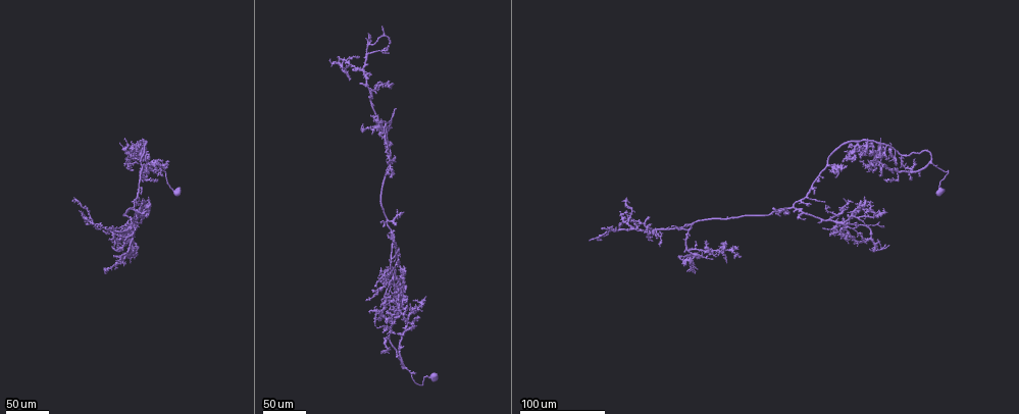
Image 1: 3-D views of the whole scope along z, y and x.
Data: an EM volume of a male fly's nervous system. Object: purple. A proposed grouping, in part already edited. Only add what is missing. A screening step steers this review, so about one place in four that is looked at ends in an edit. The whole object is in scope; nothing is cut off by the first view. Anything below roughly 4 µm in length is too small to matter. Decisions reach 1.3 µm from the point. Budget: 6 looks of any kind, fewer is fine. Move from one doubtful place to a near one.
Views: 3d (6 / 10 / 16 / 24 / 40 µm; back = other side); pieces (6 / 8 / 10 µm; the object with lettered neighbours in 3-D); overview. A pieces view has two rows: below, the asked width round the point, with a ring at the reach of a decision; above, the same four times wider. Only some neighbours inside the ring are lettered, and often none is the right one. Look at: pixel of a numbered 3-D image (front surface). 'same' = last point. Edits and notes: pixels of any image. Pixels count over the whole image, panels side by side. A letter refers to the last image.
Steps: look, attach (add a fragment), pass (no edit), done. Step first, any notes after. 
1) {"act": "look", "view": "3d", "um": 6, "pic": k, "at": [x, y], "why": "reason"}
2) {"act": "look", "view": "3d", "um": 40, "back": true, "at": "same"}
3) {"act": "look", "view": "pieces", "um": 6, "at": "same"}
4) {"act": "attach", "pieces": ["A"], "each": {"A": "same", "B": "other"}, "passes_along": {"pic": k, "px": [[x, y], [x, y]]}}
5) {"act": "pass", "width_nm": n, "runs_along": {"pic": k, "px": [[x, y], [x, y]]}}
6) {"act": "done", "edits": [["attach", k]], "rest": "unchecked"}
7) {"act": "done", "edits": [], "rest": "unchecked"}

{"act": "look", "view": "3d", "um": 24, "pic": 1, "at": [395, 246], "why": "branch stops here"}

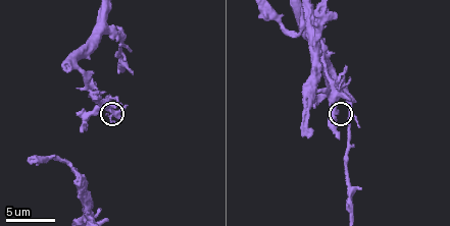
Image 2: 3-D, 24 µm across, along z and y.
{"act": "look", "view": "pieces", "um": 6, "pic": 2, "at": [338, 138]}

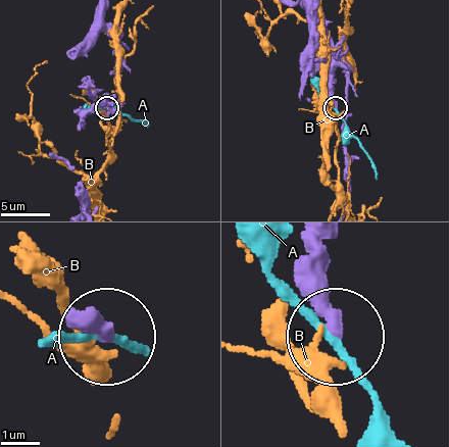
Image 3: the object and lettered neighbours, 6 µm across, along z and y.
{"act": "pass", "each": {"A": "other", "B": "other"}, "runs_along": {"pic": 3, "px": [[318, 244], [318, 302], [335, 329]]}, "found": "no lettered fragment goes on from it"}

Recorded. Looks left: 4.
{"act": "look", "view": "3d", "um": 40, "pic": 1, "at": [849, 200], "why": "free end"}

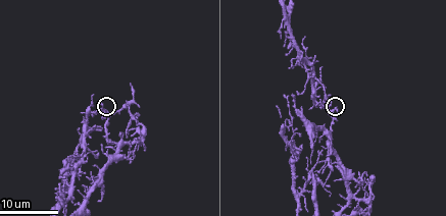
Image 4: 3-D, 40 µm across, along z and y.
{"act": "look", "view": "pieces", "um": 8, "pic": 4, "at": [102, 103]}

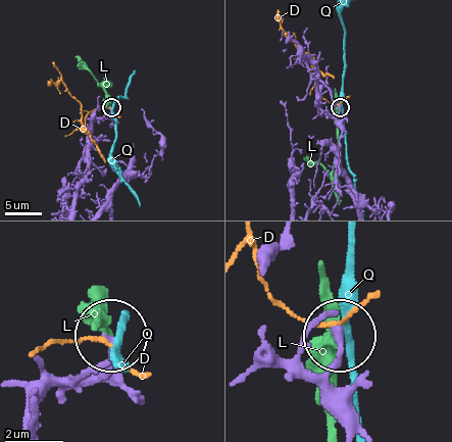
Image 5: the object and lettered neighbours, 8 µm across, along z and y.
{"act": "pass", "each": {"D": "other", "L": "other", "Q": "other"}, "found": "none of them fits"}

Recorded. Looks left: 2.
{"act": "look", "view": "3d", "um": 24, "pic": 4, "at": [131, 85], "why": "an open end"}

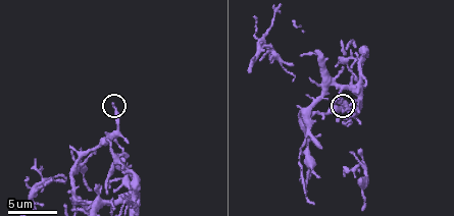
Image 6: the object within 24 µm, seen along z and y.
{"act": "look", "view": "pieces", "um": 10, "pic": 6, "at": [112, 105]}

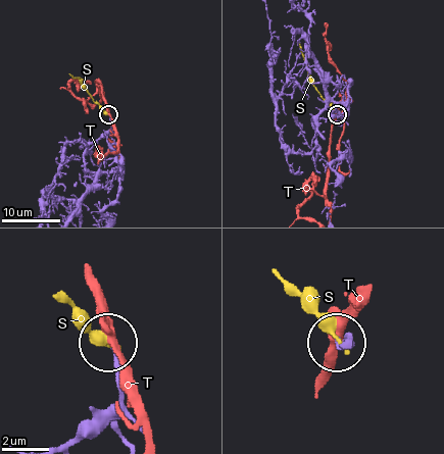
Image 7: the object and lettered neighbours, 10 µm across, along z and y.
{"act": "pass", "width_nm": 210, "each": {"S": "other", "T": "other"}, "found": "no lettered fragment goes on from it"}

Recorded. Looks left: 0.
{"act": "done", "edits": [], "rest": "unchecked"}

